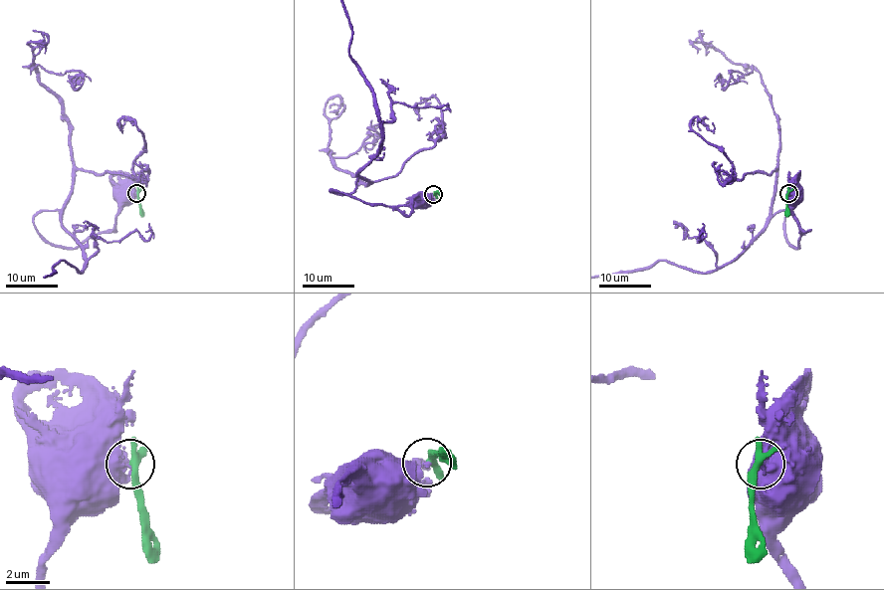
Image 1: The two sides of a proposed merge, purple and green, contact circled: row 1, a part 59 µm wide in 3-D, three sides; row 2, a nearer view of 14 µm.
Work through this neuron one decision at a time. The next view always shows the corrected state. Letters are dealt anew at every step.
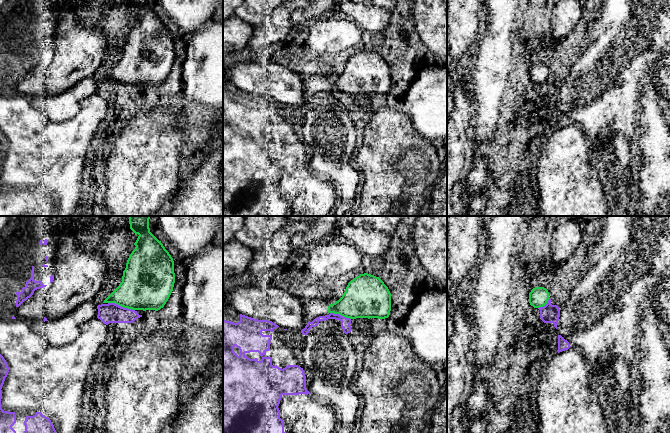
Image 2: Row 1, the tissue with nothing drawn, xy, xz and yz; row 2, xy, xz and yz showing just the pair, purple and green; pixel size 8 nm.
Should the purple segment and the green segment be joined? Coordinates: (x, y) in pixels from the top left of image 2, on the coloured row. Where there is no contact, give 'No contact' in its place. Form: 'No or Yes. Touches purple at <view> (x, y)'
No. Touches purple at xy (120, 306)

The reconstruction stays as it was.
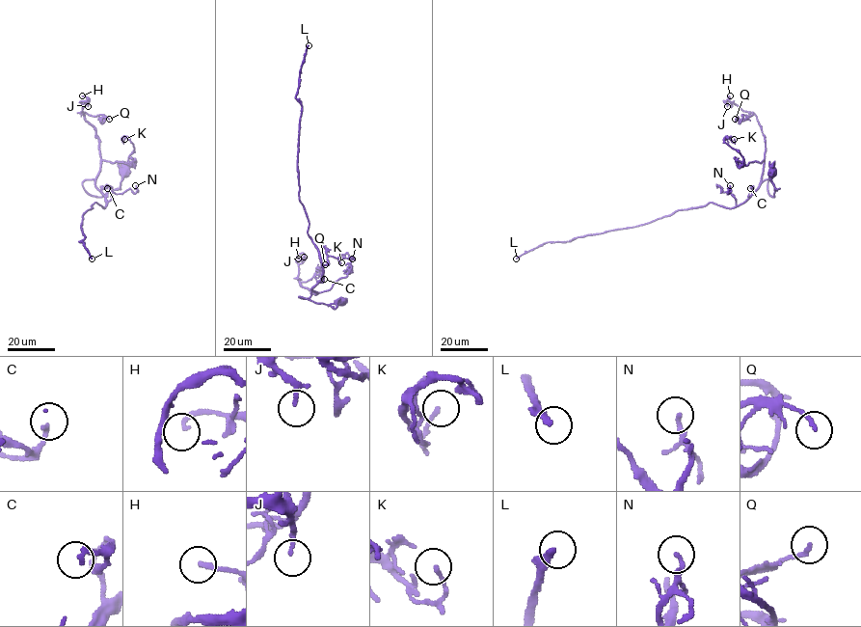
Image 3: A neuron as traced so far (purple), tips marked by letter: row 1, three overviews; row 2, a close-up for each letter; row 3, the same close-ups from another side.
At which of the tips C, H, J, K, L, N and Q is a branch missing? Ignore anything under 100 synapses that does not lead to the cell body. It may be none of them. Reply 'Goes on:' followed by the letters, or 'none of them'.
Goes on: L

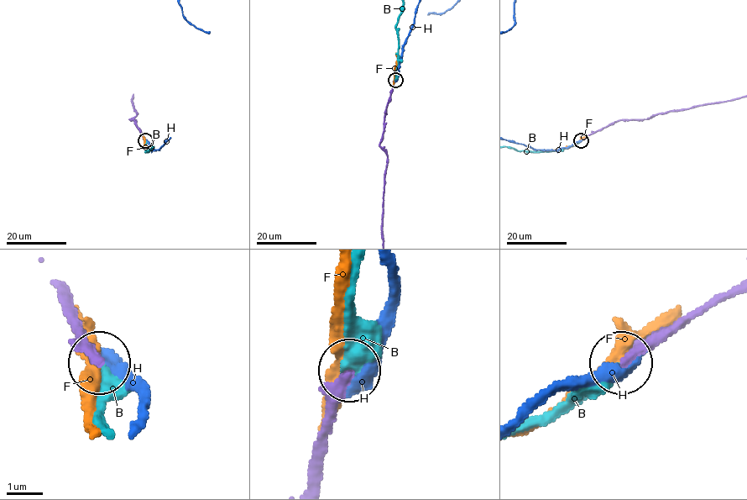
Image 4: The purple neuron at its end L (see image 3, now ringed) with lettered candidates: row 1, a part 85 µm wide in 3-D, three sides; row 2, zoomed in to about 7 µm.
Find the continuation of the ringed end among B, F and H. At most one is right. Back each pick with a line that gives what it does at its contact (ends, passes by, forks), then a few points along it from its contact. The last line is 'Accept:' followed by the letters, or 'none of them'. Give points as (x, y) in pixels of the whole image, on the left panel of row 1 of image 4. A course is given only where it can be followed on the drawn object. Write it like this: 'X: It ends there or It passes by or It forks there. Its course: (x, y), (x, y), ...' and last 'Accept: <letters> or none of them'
B: It ends there. Its course: (145, 140), (148, 152), (145, 151), (153, 146)
Accept: B

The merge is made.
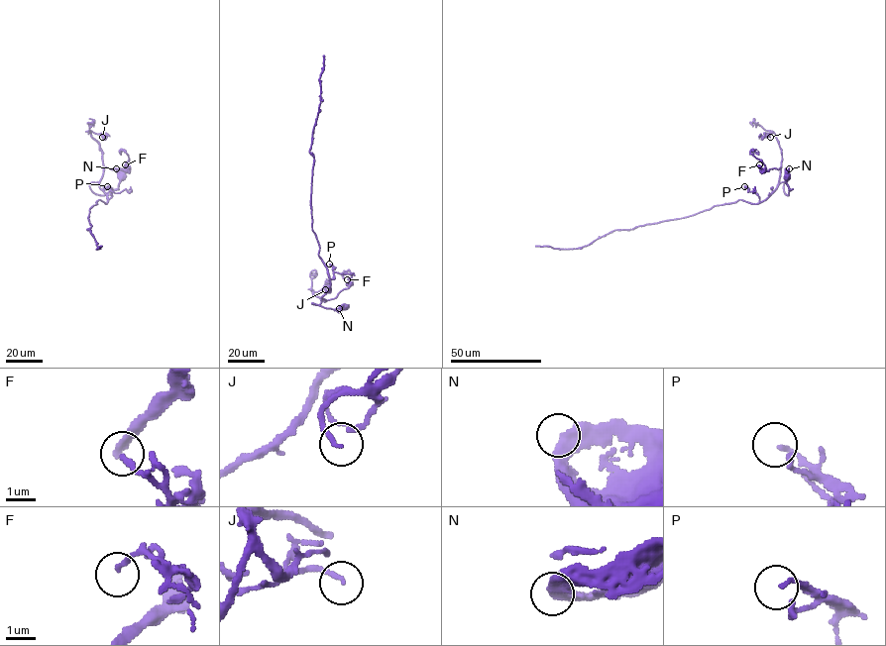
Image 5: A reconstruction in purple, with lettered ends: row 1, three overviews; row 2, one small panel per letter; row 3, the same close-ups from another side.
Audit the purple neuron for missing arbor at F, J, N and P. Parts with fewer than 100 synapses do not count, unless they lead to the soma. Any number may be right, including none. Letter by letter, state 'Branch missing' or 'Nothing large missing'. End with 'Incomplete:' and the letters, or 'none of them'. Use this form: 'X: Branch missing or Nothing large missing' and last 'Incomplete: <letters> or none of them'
F: Nothing large missing
J: Nothing large missing
N: Nothing large missing
P: Nothing large missing
Incomplete: none of them

